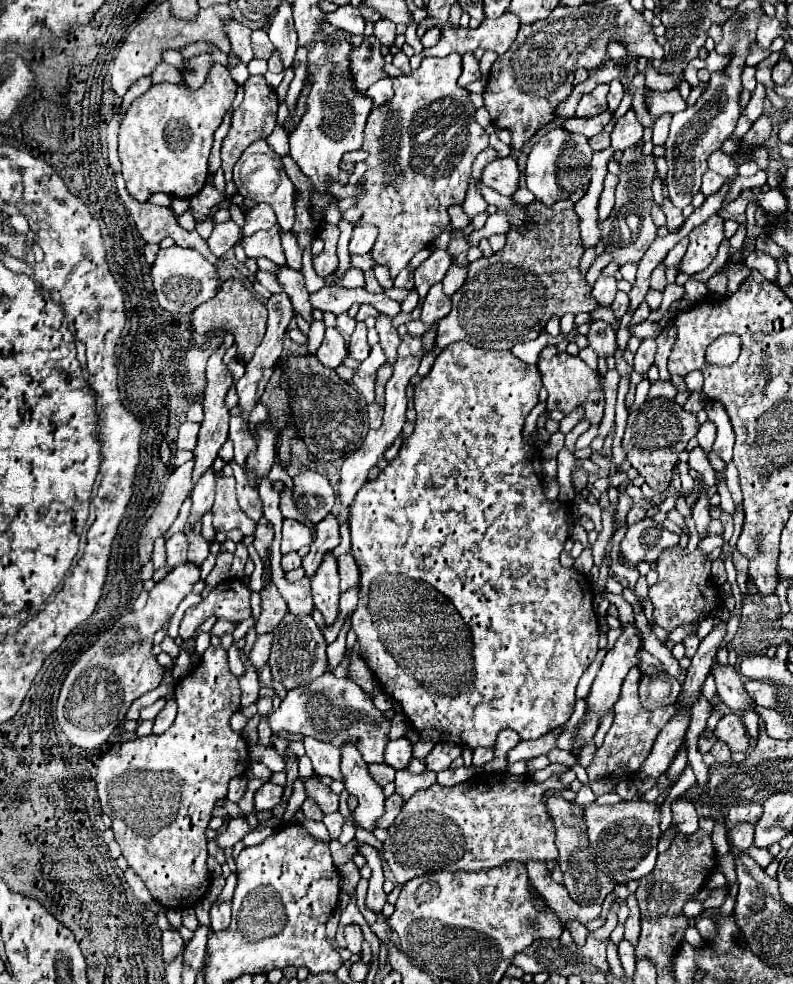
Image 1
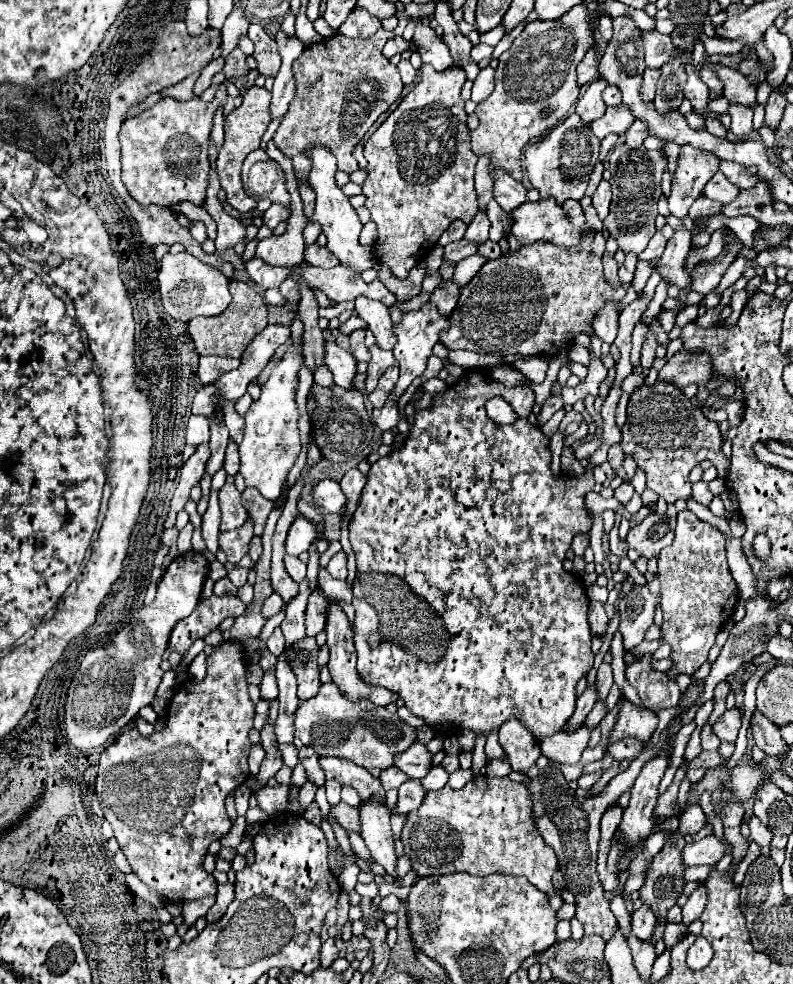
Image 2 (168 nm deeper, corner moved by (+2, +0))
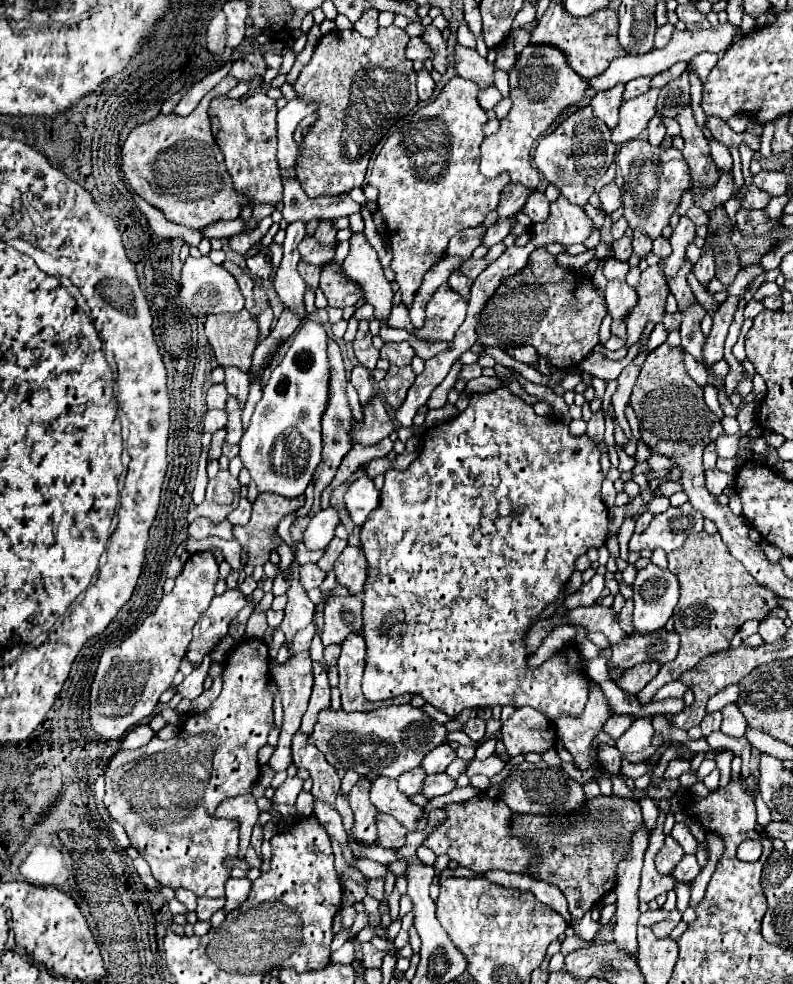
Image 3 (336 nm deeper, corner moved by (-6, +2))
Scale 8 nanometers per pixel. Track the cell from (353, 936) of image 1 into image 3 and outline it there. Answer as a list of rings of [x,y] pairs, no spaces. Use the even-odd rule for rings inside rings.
[[[362,943],[362,953],[364,953],[364,967],[382,967],[382,959],[384,959],[384,951],[378,951],[372,947],[372,943]]]

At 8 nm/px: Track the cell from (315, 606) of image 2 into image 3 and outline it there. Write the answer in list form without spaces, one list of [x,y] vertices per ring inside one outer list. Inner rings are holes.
[[[330,597],[324,607],[324,647],[342,645],[352,633],[362,633],[362,597]]]

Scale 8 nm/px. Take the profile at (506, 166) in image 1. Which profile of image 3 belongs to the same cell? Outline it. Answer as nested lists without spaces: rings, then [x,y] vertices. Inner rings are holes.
[[[534,191],[534,193],[528,197],[528,201],[526,201],[526,205],[524,205],[522,211],[524,211],[534,223],[542,223],[544,219],[548,219],[550,201],[544,197],[544,193]]]

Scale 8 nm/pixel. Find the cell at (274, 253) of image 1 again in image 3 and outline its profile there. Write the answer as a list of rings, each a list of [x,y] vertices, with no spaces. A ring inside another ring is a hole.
[[[306,237],[300,245],[300,255],[306,263],[312,263],[312,265],[326,265],[328,261],[334,259],[334,251],[336,247],[324,247],[320,243],[316,243],[314,237]]]

